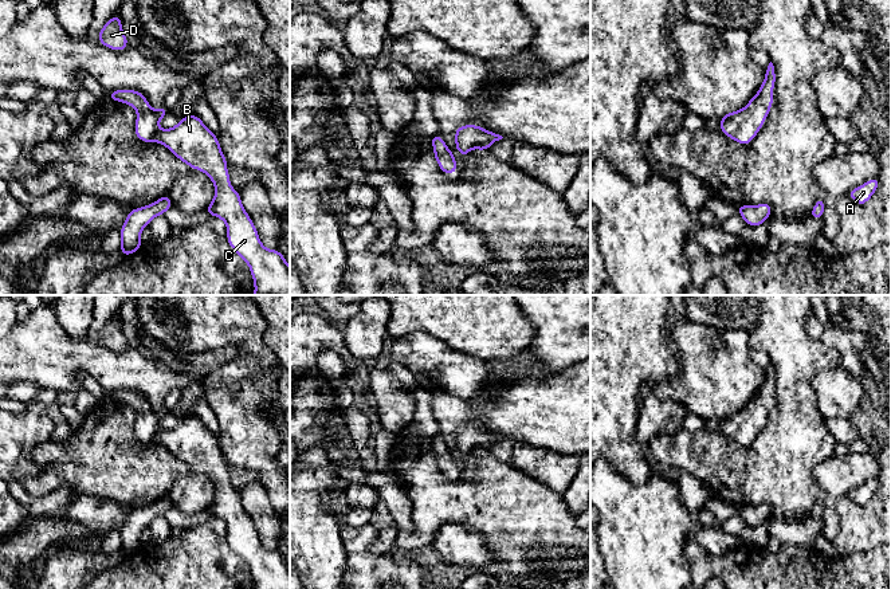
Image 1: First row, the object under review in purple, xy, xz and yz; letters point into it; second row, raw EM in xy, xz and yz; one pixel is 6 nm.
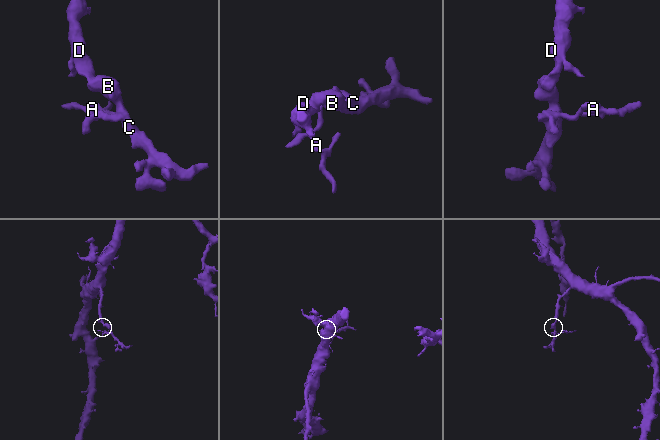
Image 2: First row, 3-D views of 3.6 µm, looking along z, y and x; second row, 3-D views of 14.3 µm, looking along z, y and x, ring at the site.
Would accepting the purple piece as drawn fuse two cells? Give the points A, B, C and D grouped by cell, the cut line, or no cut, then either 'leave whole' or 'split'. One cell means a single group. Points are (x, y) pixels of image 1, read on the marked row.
groups A B C D; cut none; leave whole

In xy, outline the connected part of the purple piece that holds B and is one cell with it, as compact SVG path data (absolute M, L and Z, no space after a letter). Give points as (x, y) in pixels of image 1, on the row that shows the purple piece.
M119 89L109 93L109 97L137 111L134 131L140 141L164 145L180 161L211 178L215 196L205 211L225 223L228 244L250 267L254 295L290 295L290 266L279 250L268 250L262 244L239 192L229 182L228 161L219 138L195 114L181 118L170 129L160 129L158 122L169 110L165 106L153 109L137 90Z

